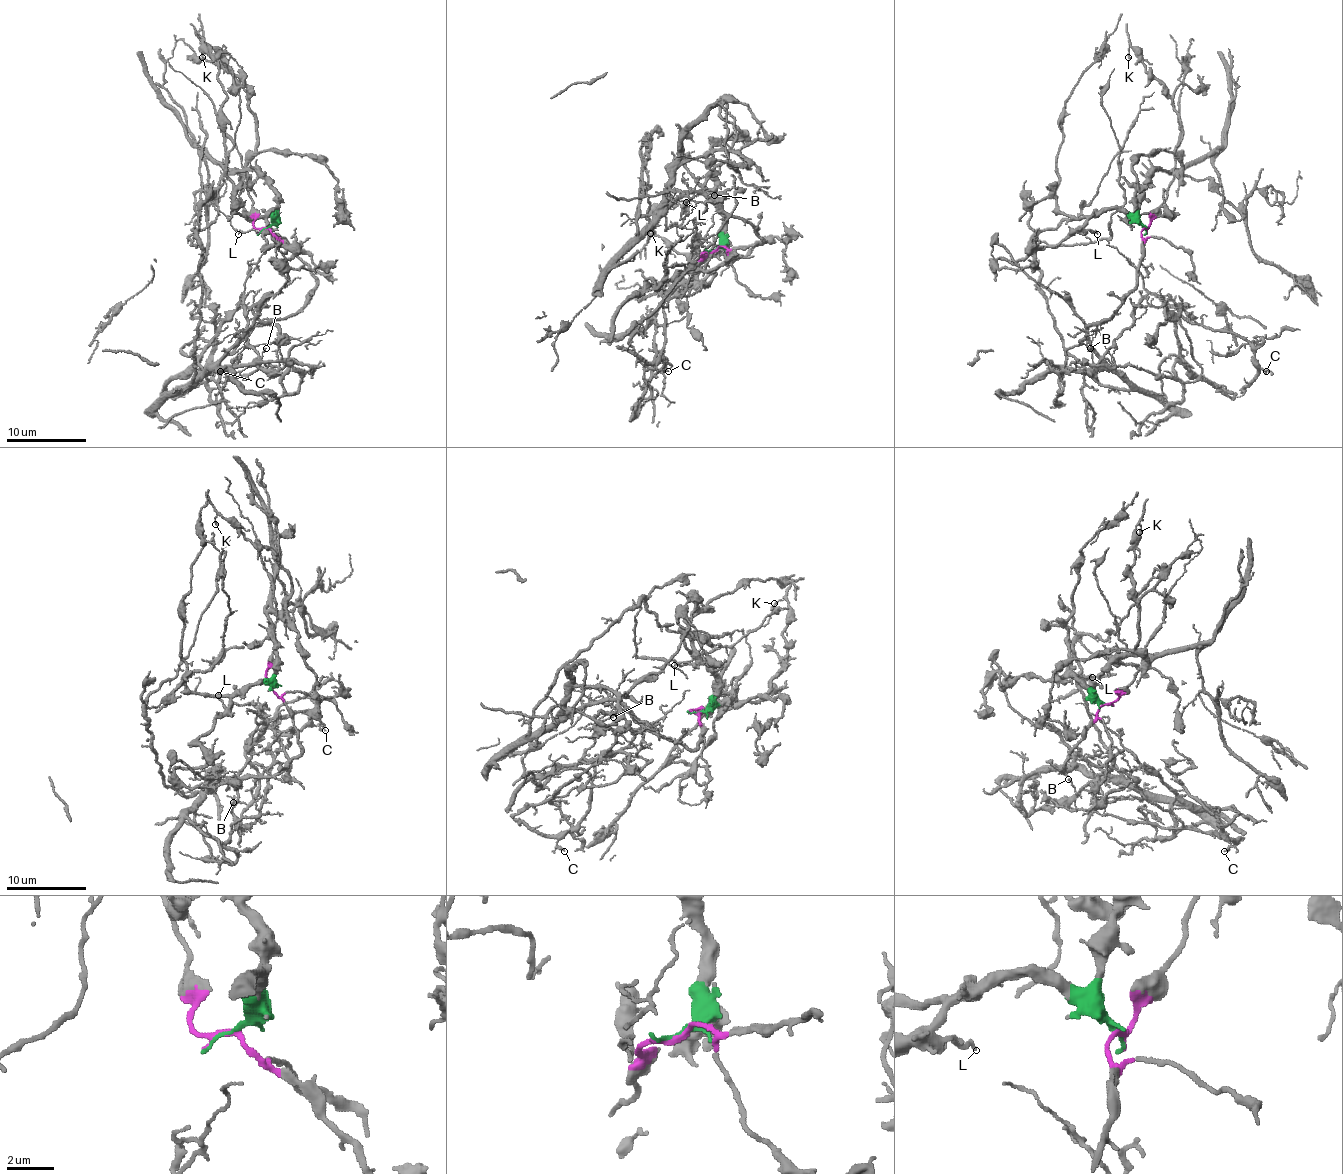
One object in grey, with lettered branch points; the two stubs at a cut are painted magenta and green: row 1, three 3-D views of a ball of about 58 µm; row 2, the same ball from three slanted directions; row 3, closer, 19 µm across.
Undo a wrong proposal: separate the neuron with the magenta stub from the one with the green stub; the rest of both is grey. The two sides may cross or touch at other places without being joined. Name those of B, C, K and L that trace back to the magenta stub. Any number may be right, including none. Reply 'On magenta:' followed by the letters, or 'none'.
On magenta: B, C

